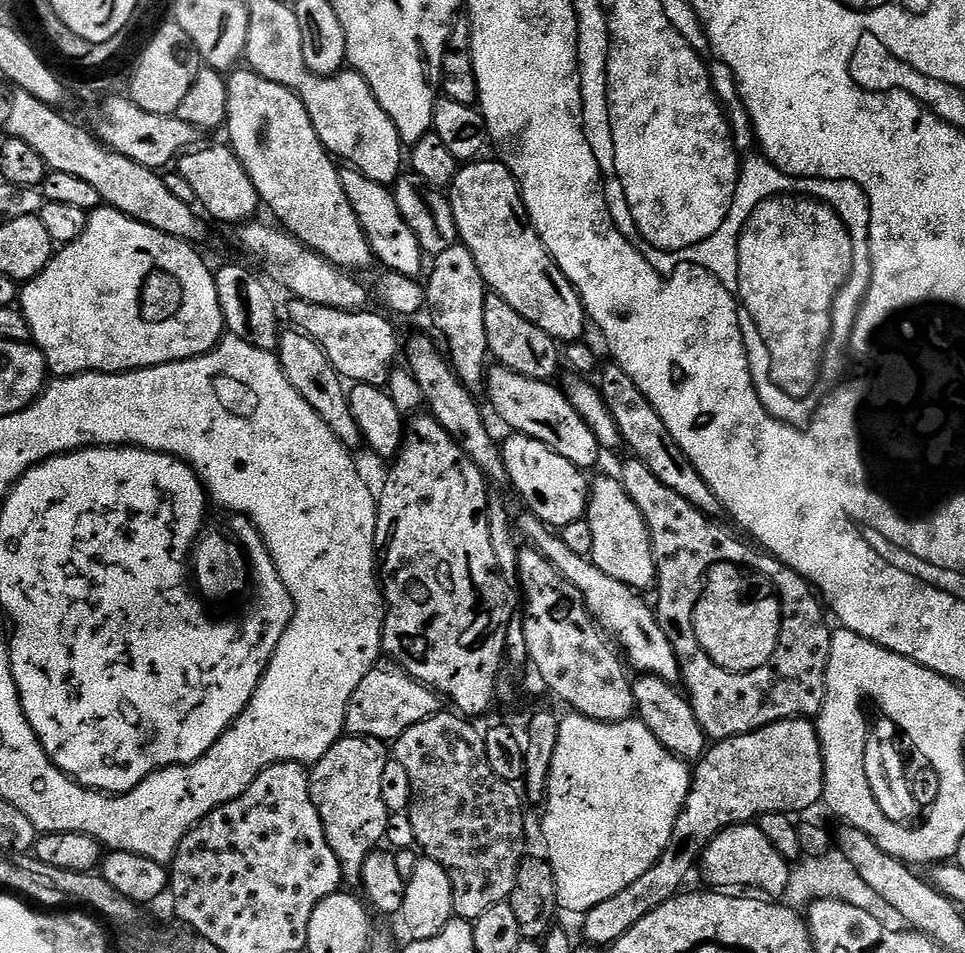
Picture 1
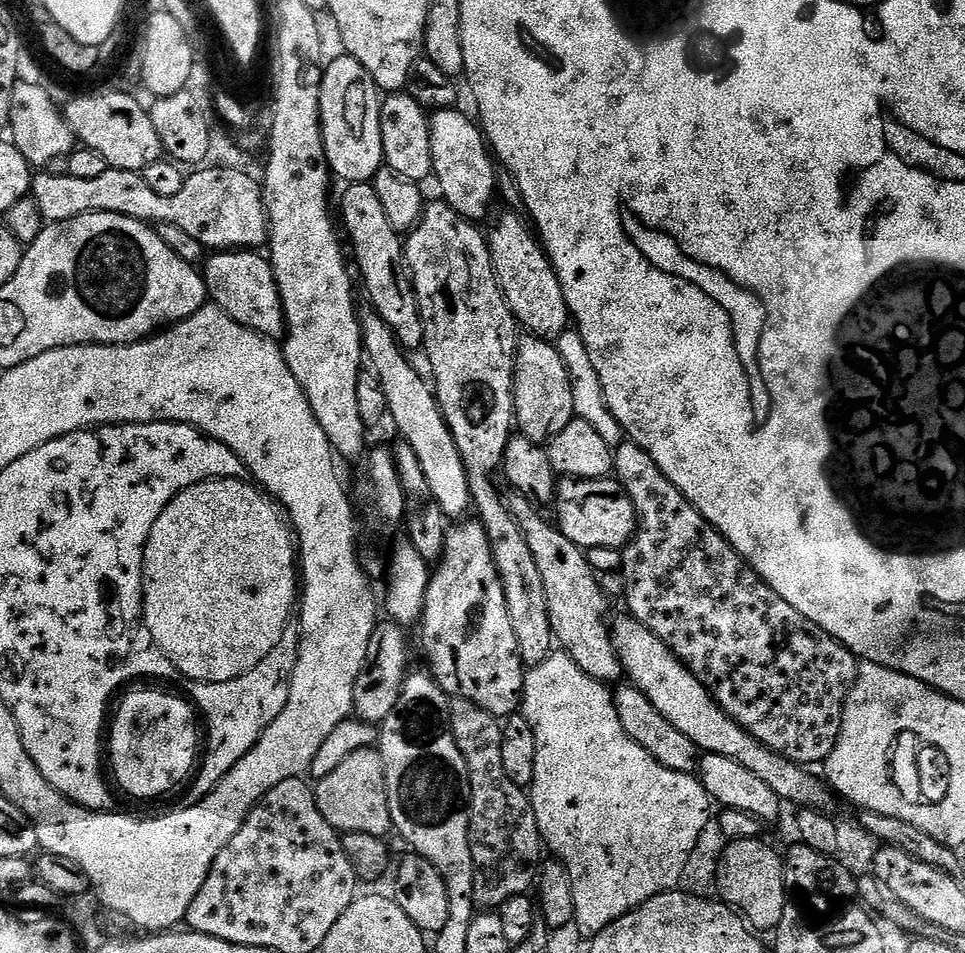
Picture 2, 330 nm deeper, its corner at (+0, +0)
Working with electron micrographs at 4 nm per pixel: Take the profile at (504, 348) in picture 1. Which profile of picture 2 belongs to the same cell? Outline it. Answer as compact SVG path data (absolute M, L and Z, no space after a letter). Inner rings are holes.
M524 334L516 345L516 369L512 375L512 401L516 407L514 417L519 435L530 438L530 442L547 446L551 440L572 420L577 419L574 410L574 390L566 362L556 349L555 343L540 336Z

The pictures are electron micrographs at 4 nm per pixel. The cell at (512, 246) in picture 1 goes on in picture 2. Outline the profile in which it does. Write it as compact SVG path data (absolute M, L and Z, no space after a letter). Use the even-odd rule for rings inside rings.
M441 108L431 113L430 154L434 154L432 176L440 183L439 195L450 207L458 210L458 214L467 220L481 222L487 218L492 199L496 196L497 165L479 123L460 111L456 108Z

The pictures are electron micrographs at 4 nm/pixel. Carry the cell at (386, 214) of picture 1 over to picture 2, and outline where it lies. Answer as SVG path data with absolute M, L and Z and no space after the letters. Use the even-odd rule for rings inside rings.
M371 183L348 184L345 189L344 197L340 200L340 212L344 215L344 228L352 239L352 248L356 251L356 264L360 267L360 276L368 291L367 299L384 319L386 326L390 326L401 348L423 349L424 323L420 317L412 276L408 272L408 261L404 259L405 241L401 233L390 226L382 210L382 201Z

